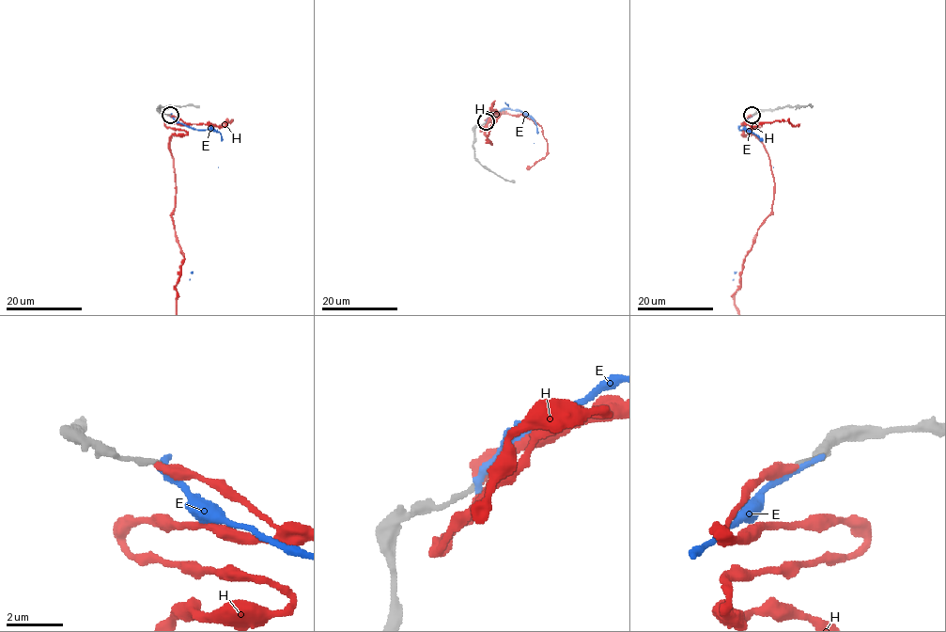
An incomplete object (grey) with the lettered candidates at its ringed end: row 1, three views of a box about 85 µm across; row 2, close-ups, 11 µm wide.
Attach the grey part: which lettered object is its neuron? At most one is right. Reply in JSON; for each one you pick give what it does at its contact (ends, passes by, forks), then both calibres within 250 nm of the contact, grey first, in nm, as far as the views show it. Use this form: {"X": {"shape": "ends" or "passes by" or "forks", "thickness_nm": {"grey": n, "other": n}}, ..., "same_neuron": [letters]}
{"H": {"shape": "ends", "thickness_nm": {"grey": 200, "other": 400}}, "same_neuron": ["H"]}

